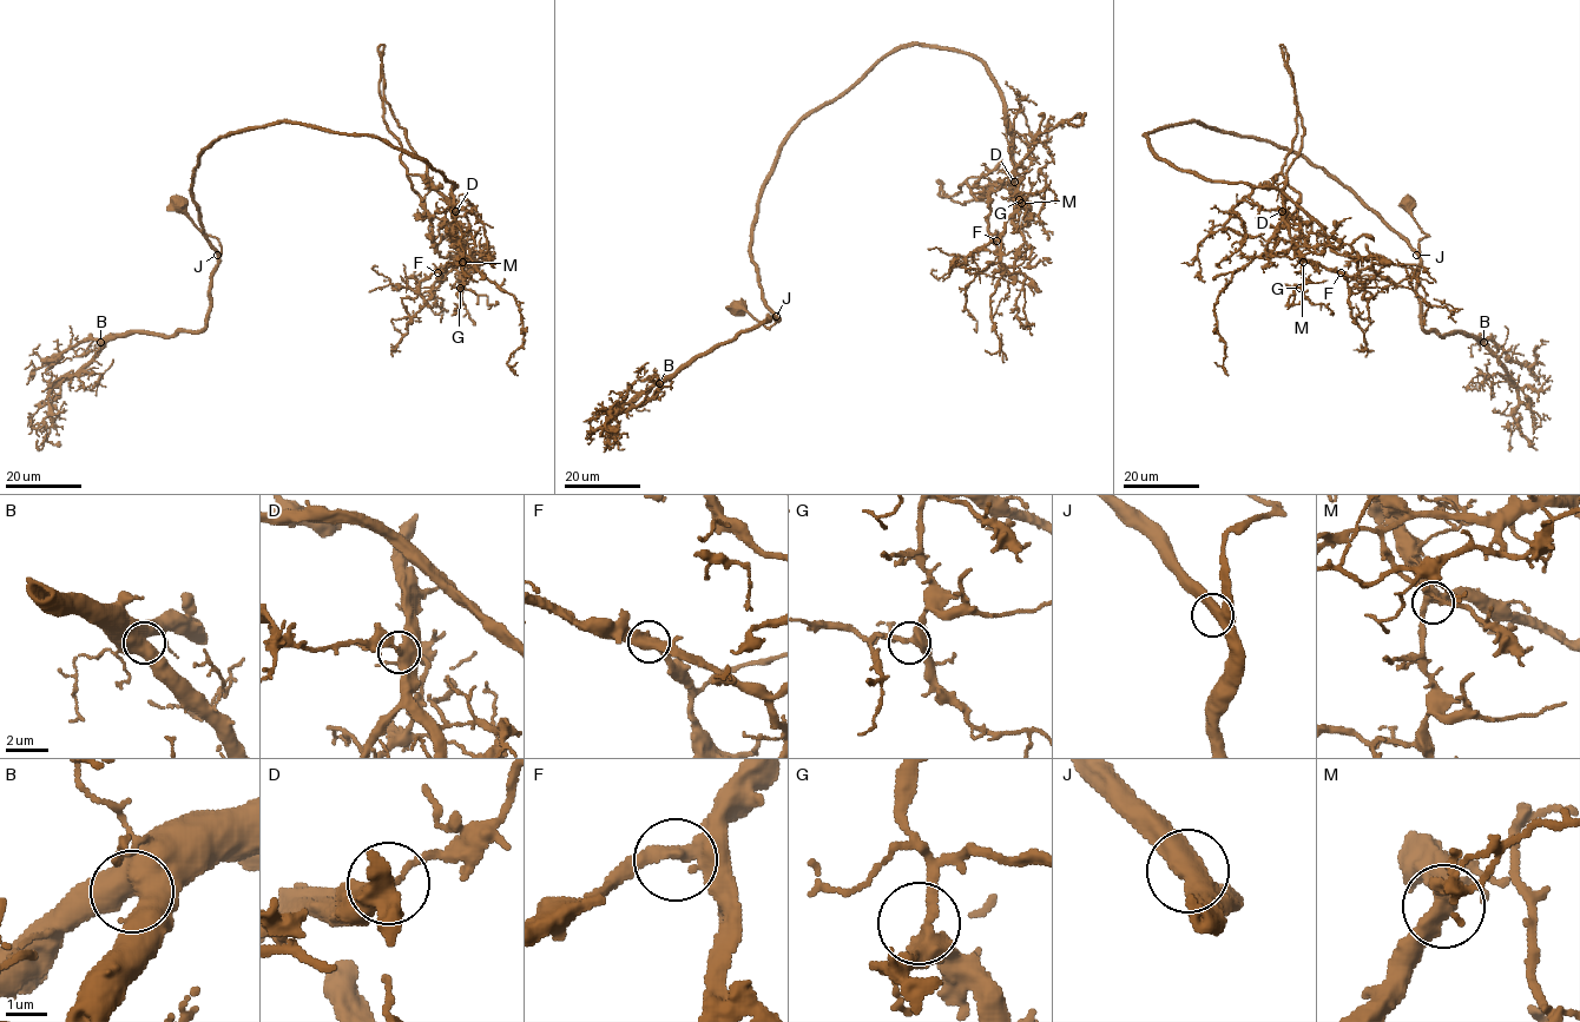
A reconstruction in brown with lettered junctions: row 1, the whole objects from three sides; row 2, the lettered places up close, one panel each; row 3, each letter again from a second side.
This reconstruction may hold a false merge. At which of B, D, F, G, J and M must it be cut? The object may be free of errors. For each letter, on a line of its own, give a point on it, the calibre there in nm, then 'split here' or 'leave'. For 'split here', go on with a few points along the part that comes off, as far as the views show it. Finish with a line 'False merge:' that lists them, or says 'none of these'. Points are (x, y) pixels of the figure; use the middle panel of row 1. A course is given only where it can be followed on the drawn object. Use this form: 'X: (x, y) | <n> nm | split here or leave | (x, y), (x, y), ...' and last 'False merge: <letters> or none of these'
B: (659, 383) | 600 nm | leave
D: (1014, 182) | 400 nm | split here | (1014, 182), (989, 192), (987, 229), (998, 259), (1025, 276), (1016, 316), (1034, 325)
F: (996, 241) | 360 nm | leave
G: (1019, 199) | 380 nm | leave
J: (776, 316) | 500 nm | leave
M: (1021, 203) | 380 nm | leave
False merge: D

